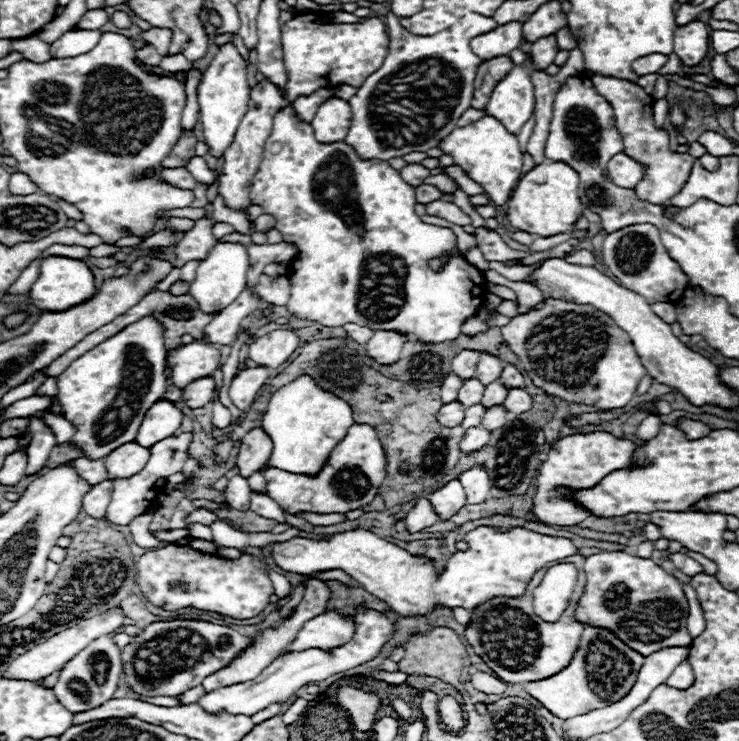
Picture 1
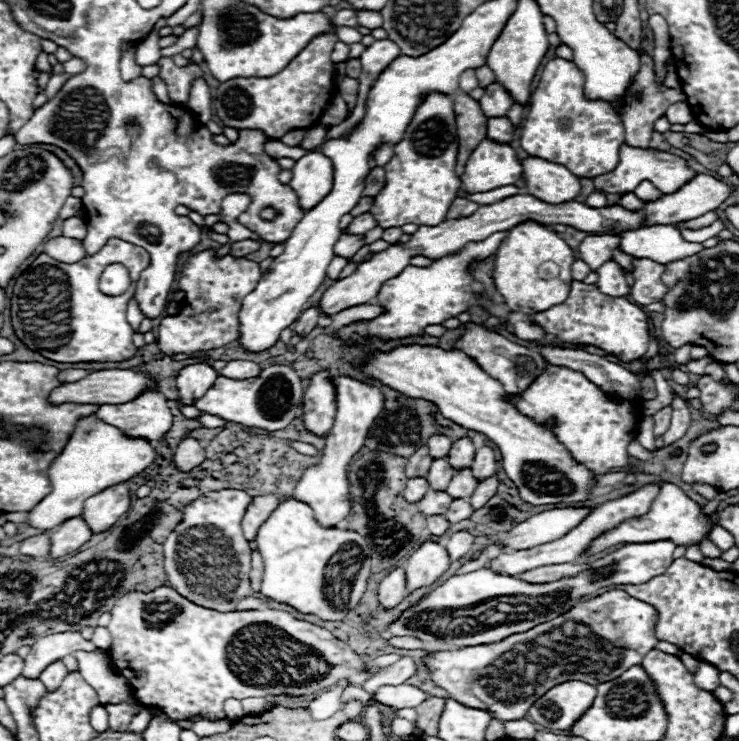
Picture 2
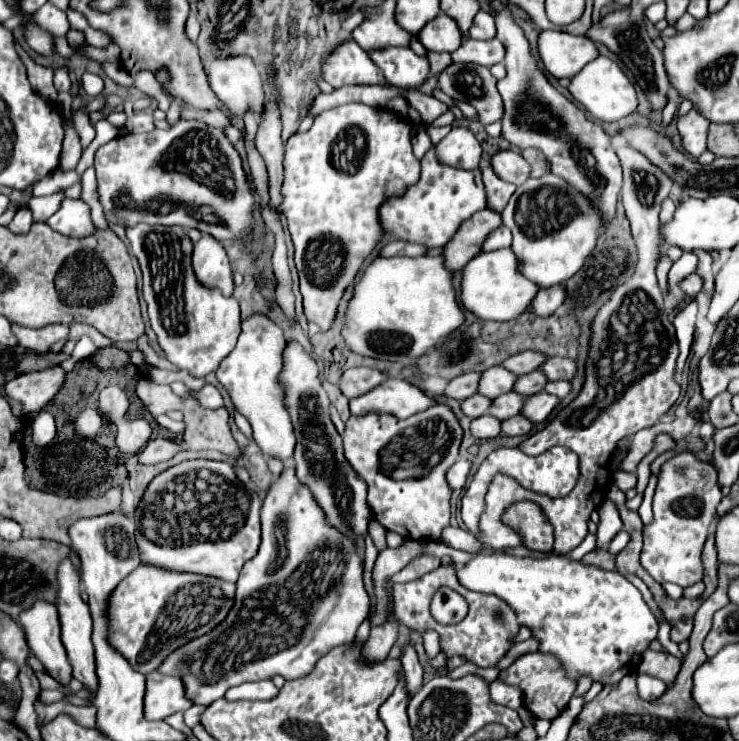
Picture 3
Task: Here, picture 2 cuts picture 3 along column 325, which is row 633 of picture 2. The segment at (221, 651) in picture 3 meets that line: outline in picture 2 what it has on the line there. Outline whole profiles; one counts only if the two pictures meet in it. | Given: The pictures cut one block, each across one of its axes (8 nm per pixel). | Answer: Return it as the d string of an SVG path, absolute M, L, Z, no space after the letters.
M608 590L596 598L578 602L572 610L568 610L568 614L560 614L560 618L554 618L552 622L544 622L522 634L512 634L500 642L430 652L424 658L424 666L430 672L434 684L444 688L450 694L450 698L470 708L488 710L492 718L508 722L522 718L528 712L528 708L536 702L536 698L540 698L546 690L560 682L582 680L596 686L600 682L608 682L612 678L622 676L630 666L640 664L642 658L656 648L660 640L656 638L654 628L656 608L632 598L624 590Z

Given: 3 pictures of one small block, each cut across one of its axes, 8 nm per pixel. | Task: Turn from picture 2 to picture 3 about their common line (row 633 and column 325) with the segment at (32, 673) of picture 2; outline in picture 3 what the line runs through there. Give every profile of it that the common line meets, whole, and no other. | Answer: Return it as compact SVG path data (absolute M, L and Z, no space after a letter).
M354 40L340 44L336 52L328 56L328 60L324 60L324 80L334 88L352 84L388 86L386 78L372 62L368 52L364 52Z

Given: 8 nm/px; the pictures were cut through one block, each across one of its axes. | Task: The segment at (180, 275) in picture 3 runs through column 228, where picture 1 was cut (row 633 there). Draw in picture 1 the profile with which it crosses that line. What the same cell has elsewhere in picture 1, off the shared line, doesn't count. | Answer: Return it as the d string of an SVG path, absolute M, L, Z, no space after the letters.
M324 612L312 620L308 620L294 642L290 642L286 650L308 650L308 648L322 648L330 650L332 646L342 646L354 634L354 622L346 616L338 616L334 612Z

